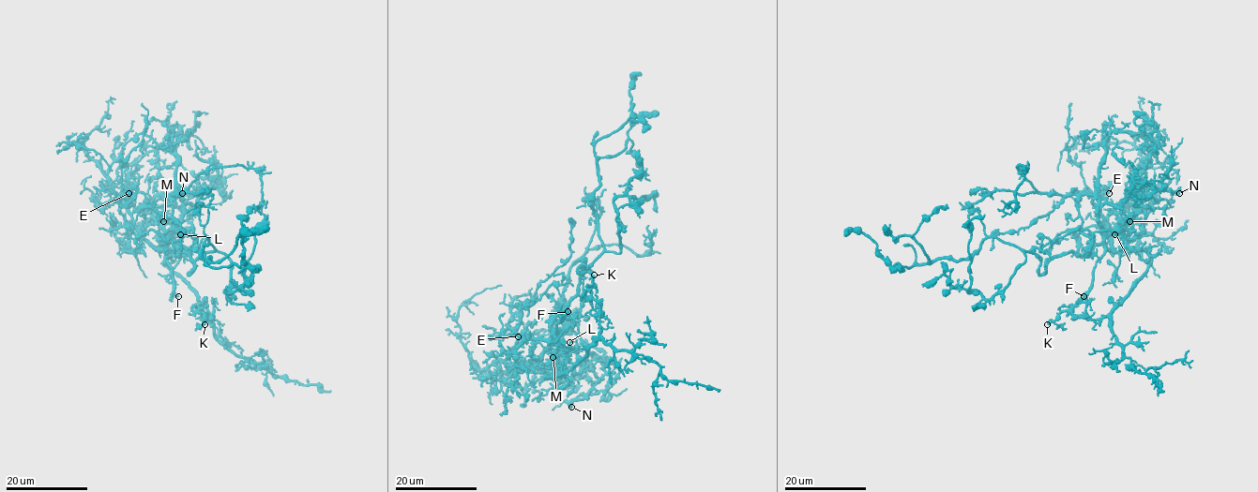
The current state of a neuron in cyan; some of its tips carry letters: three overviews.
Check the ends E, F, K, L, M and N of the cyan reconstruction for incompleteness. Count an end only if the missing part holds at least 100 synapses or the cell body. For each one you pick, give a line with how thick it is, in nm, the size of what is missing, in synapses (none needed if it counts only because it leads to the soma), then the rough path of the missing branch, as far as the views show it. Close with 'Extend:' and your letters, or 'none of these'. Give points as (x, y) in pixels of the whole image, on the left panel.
F: Thickness 280 nm. Course of what is missing: (178, 296), (174, 318), (209, 376), (189, 378), (155, 366), (98, 367)
Extend: F

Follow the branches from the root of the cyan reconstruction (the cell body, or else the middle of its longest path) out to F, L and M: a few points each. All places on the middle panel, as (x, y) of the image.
F: (567, 317), (553, 320), (551, 327), (555, 332), (556, 325), (568, 311)
L: (567, 317), (556, 317), (551, 325), (561, 350), (557, 361), (561, 365), (574, 350), (575, 342), (569, 342)
M: (567, 317), (556, 317), (551, 325), (556, 334), (556, 340), (550, 348), (553, 357)

